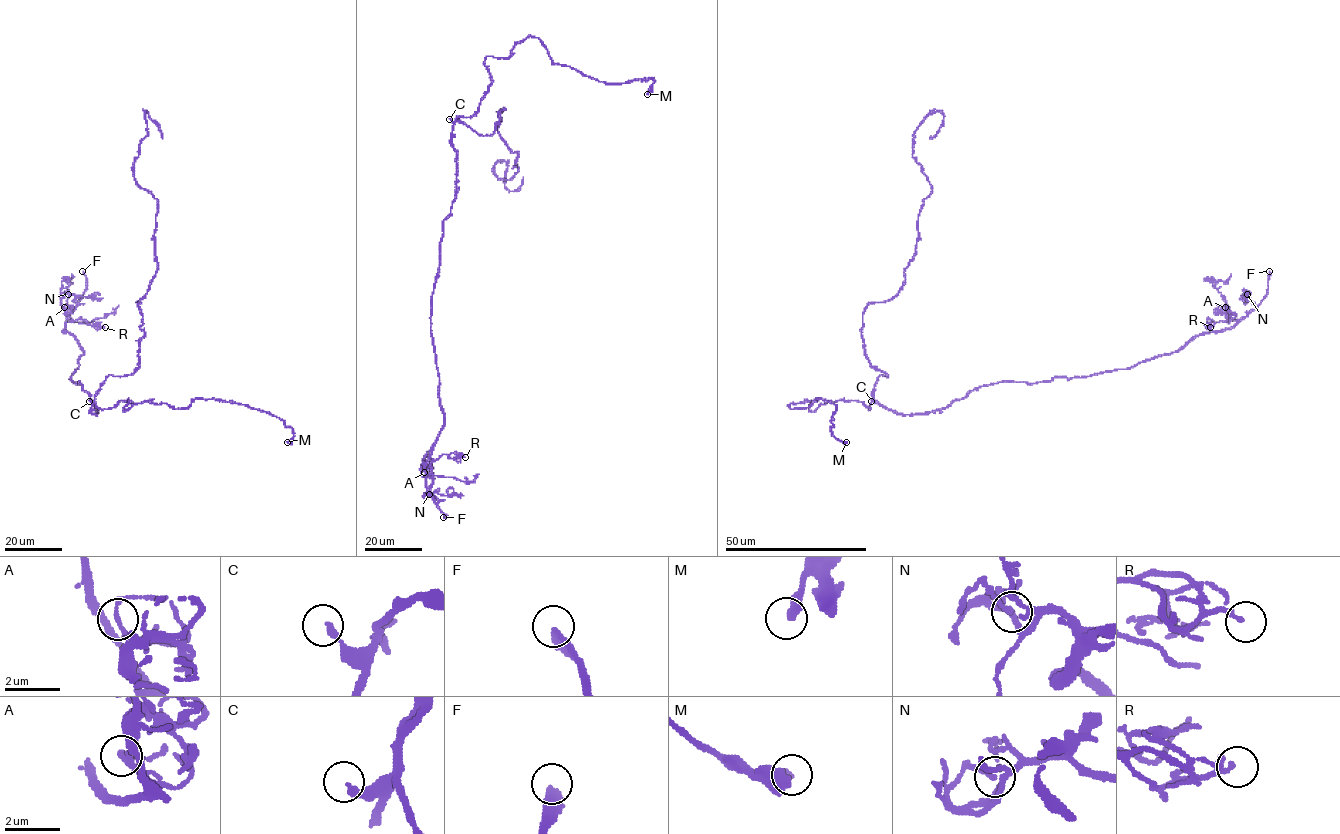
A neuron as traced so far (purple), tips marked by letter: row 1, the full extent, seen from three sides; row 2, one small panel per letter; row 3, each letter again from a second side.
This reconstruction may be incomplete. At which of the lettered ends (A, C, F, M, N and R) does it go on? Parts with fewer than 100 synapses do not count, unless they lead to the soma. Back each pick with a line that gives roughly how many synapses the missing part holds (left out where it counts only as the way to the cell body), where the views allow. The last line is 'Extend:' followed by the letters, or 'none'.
Extend: F

